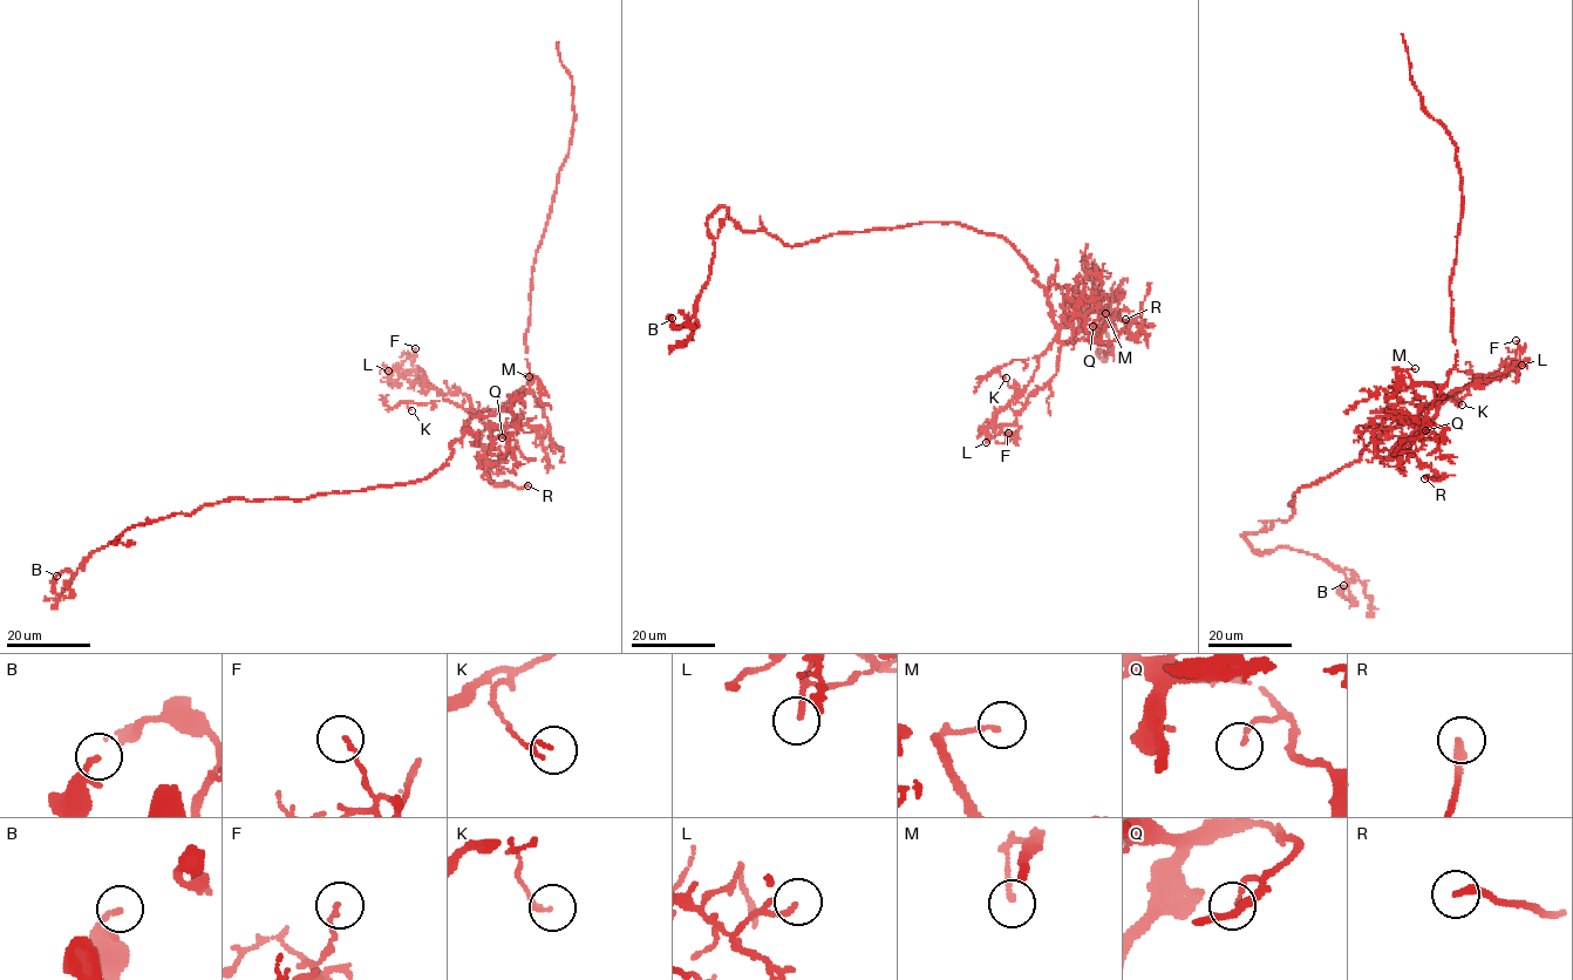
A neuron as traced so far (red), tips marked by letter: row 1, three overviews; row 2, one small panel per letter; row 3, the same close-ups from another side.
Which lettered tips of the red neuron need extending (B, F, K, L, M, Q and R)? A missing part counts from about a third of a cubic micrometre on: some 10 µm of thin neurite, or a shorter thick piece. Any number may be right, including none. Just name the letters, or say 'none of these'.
none of these

